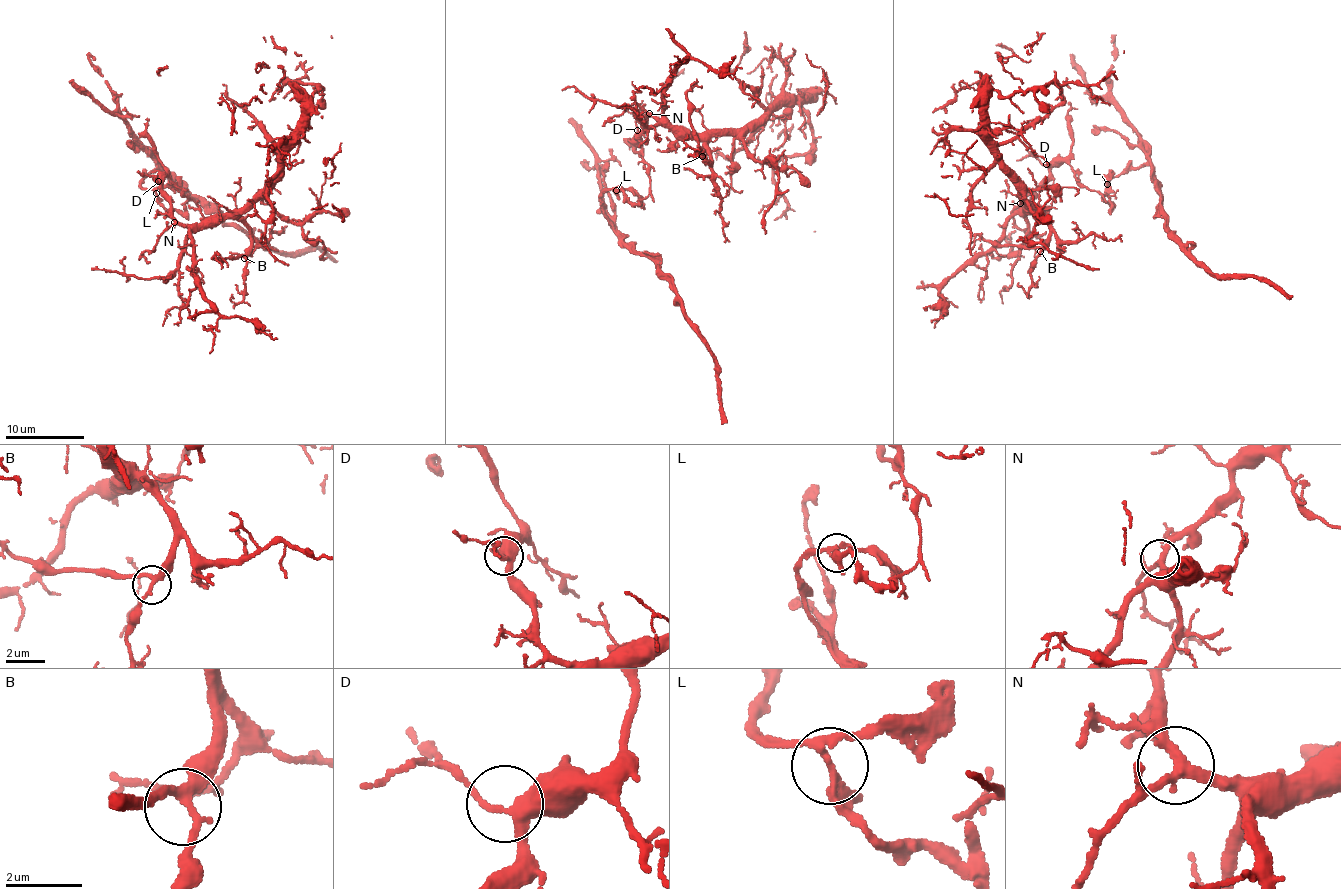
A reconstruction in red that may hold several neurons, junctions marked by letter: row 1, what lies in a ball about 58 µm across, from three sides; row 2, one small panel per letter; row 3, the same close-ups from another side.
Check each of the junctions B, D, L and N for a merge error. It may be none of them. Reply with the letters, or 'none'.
L

